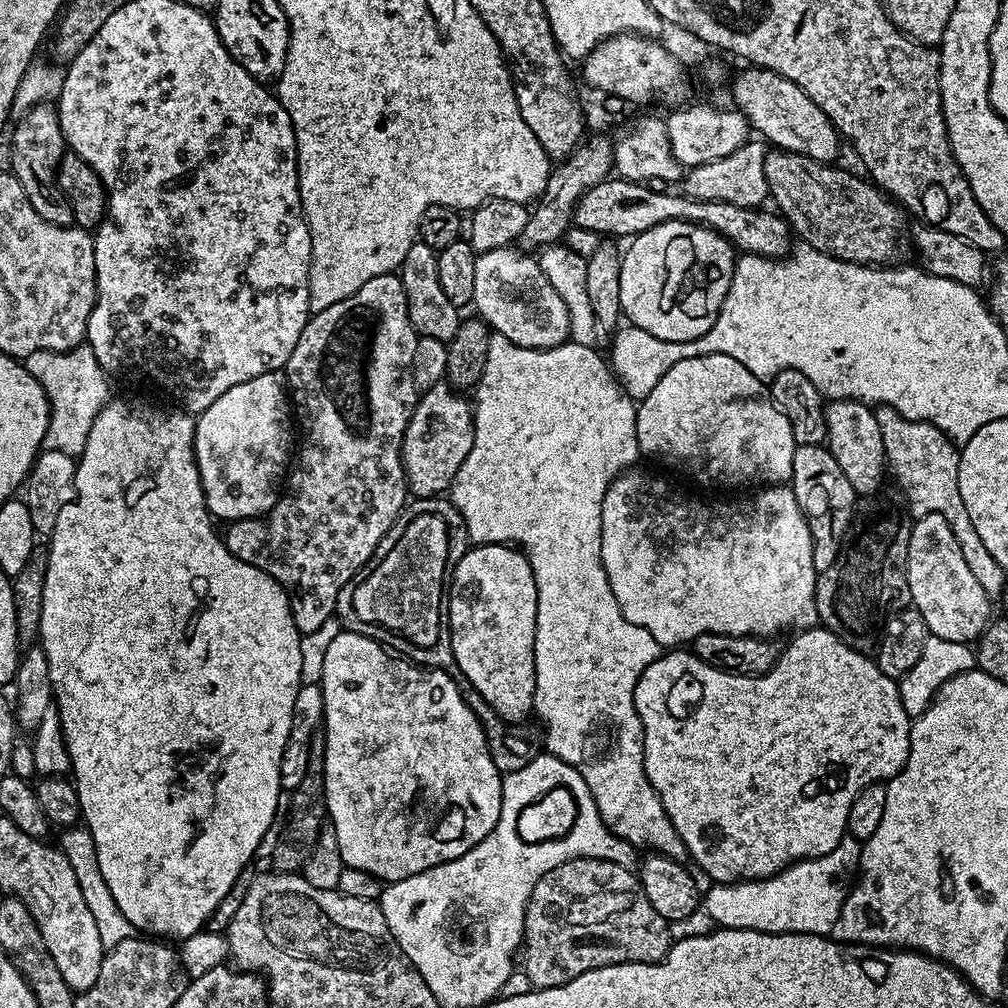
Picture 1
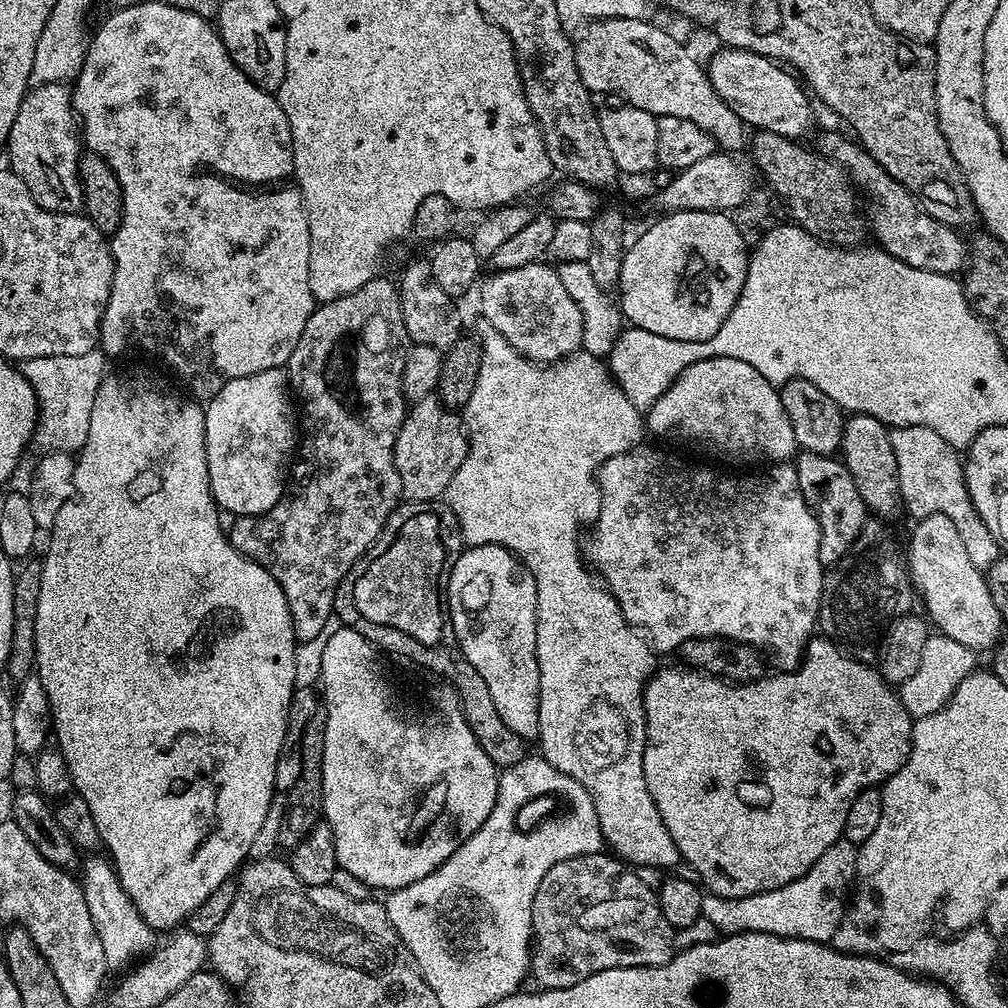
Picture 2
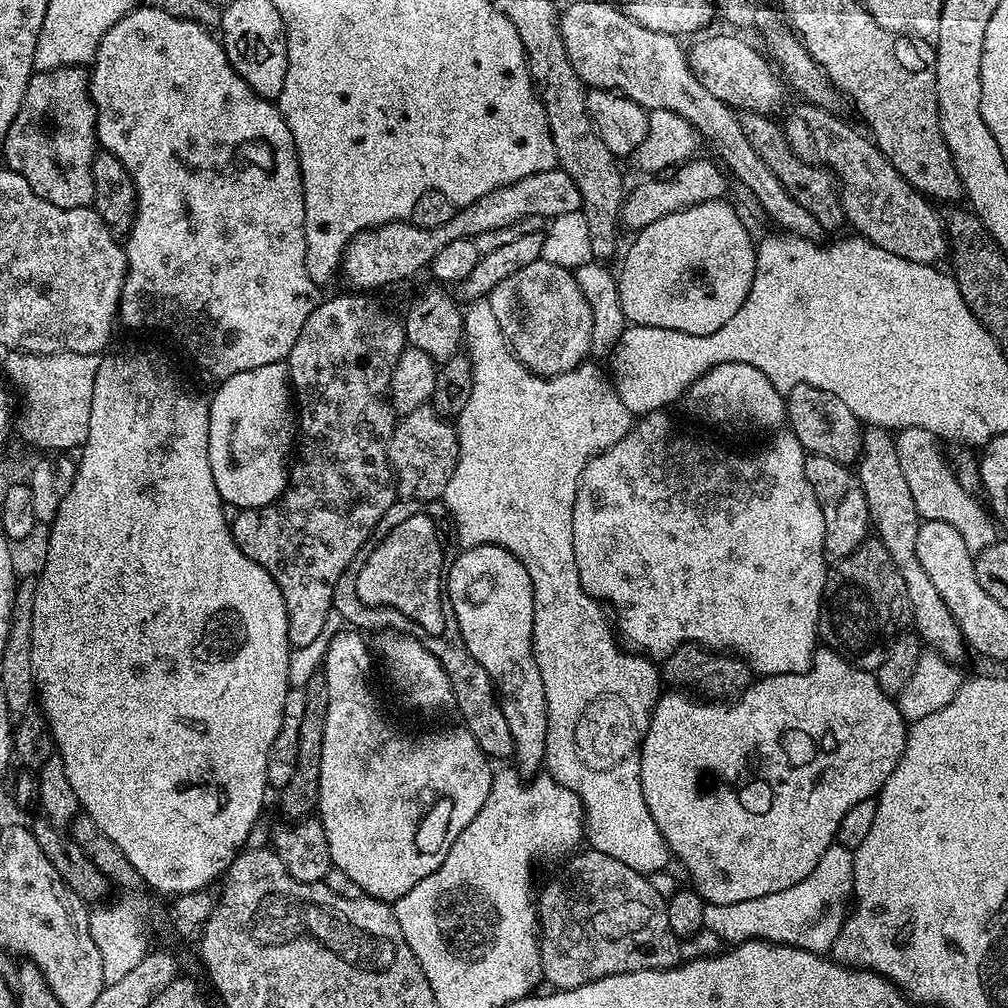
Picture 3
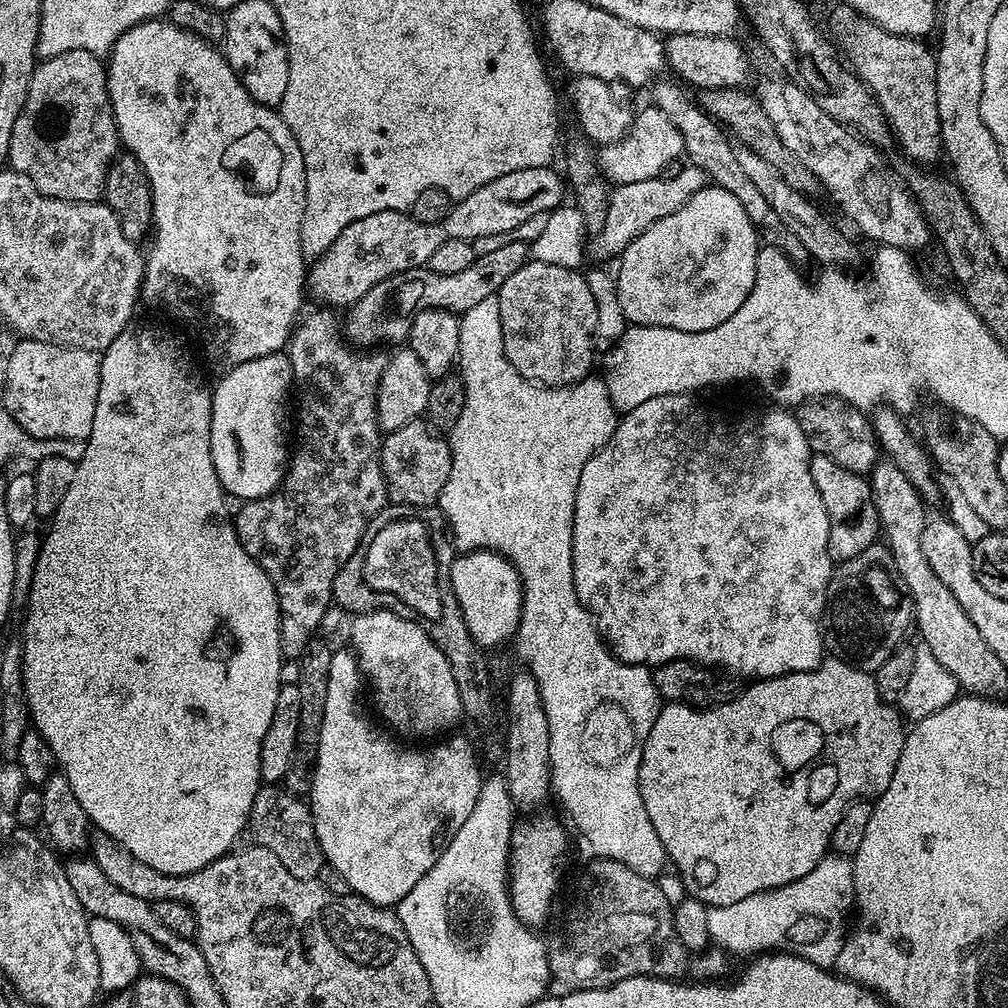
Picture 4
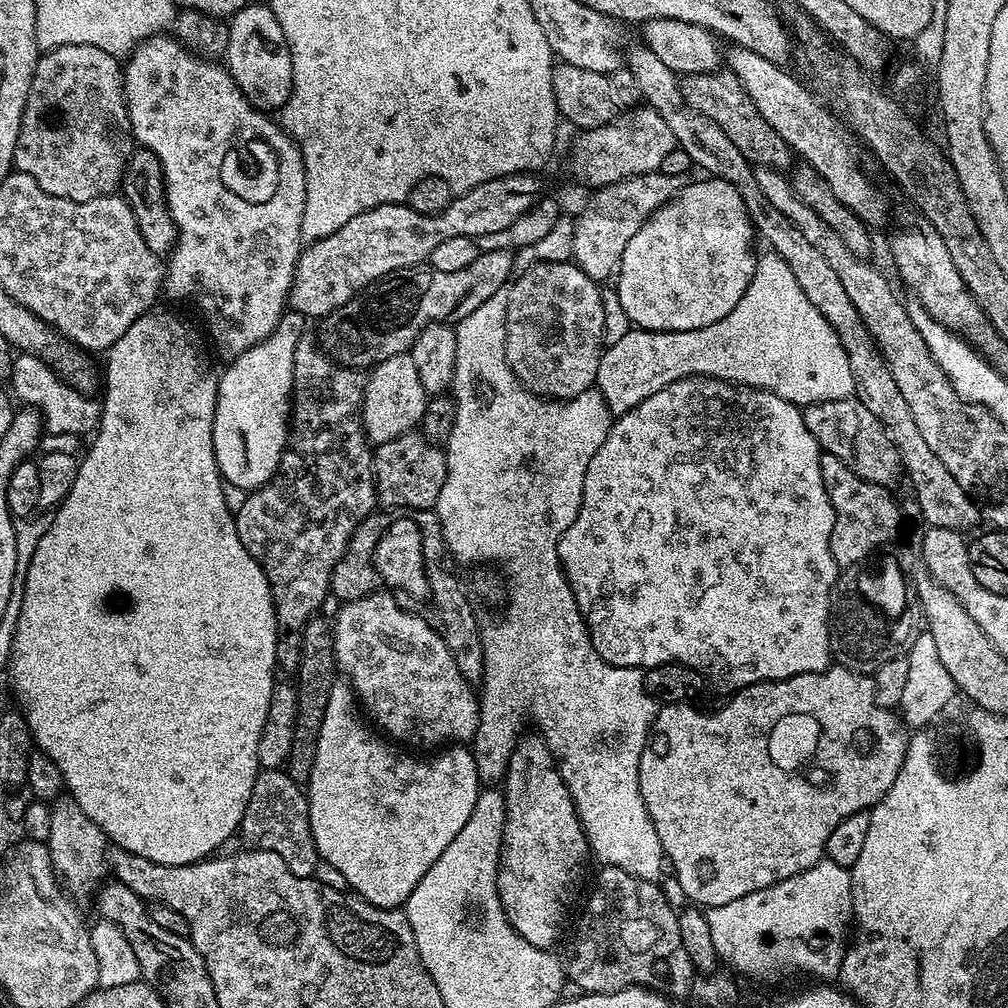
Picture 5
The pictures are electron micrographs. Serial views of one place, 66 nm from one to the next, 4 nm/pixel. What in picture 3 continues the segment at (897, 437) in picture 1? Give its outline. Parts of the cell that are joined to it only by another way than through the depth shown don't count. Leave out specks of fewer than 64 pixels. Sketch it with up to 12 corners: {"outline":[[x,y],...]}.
{"outline":[[930,430],[895,433],[921,521],[954,526],[973,554],[997,521],[958,482]]}

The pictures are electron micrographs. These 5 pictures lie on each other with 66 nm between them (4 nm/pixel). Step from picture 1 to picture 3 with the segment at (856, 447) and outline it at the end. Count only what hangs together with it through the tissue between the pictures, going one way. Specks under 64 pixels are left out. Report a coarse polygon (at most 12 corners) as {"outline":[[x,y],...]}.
{"outline":[[868,426],[858,475],[871,531],[890,550],[914,631],[953,662],[964,635],[918,562],[895,435]]}

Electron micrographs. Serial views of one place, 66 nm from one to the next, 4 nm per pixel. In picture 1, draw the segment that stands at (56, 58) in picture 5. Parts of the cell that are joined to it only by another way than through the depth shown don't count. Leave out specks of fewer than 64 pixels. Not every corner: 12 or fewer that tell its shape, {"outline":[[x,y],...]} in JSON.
{"outline":[[55,107],[15,123],[10,165],[46,222],[71,225],[56,183],[66,145]]}

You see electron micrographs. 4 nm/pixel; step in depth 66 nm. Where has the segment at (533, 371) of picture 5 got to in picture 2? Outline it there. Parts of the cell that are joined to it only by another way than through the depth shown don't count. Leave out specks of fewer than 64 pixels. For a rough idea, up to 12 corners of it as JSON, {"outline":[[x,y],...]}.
{"outline":[[551,263],[485,275],[480,308],[536,363],[581,349],[582,314]]}

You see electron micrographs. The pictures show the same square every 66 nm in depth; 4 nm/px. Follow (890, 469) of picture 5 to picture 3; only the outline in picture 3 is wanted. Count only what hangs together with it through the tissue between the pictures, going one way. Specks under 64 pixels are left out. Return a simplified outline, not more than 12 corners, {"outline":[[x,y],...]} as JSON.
{"outline":[[809,384],[786,394],[805,453],[849,466],[862,424],[842,398]]}

